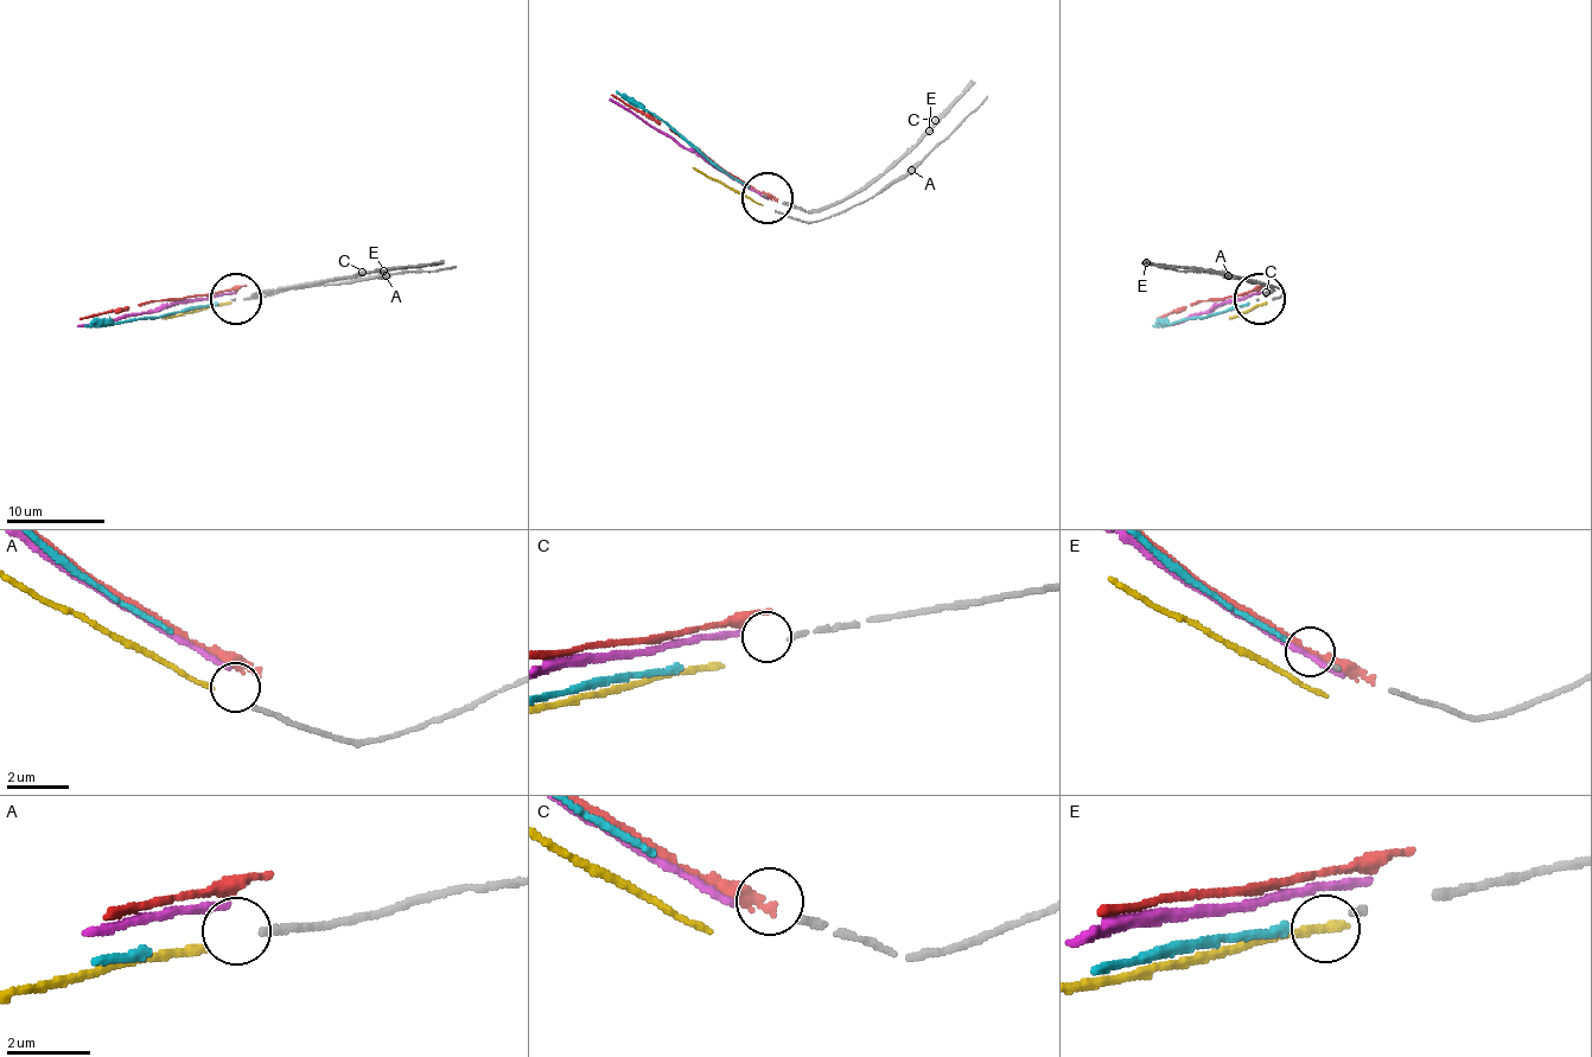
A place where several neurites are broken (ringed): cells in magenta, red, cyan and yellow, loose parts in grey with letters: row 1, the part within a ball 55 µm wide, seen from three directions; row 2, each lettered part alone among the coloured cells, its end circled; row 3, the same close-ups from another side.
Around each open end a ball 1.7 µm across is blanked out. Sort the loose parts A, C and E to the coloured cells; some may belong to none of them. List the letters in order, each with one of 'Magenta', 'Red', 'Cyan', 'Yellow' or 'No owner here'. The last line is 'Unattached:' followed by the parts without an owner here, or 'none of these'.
A: Yellow
C: No owner here
E: Cyan
Unattached: C

